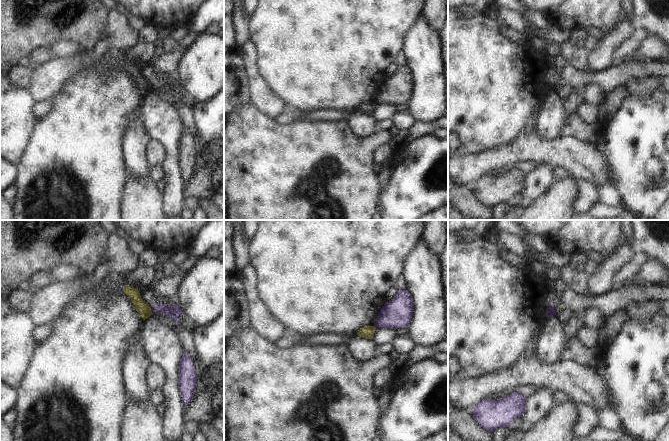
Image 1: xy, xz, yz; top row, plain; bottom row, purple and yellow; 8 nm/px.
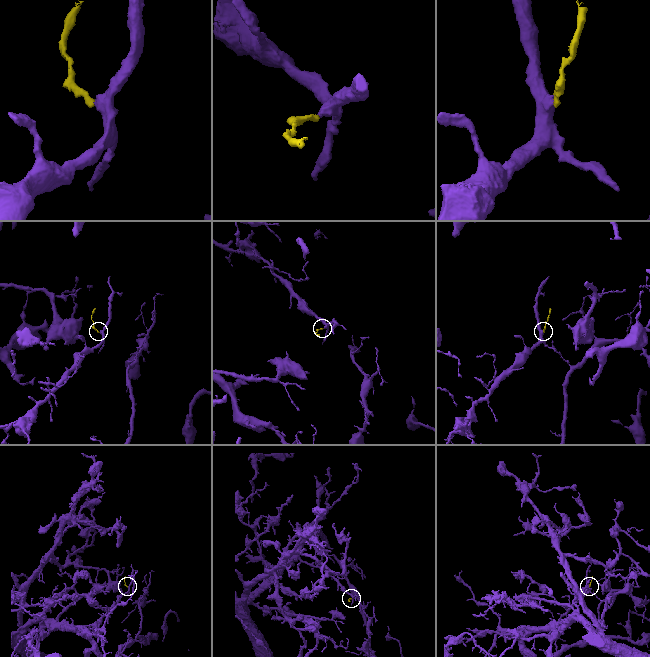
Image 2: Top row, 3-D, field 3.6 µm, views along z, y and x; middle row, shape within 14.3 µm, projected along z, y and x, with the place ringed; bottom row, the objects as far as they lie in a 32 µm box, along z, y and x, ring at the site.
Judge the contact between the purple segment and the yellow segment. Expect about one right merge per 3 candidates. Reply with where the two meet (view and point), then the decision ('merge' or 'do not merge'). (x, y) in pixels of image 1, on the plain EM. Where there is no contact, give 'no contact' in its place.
meets purple in xy at (152, 88); do not merge

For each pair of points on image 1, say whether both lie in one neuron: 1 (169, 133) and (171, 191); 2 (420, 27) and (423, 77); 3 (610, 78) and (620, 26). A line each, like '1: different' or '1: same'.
1: same
2: same
3: different

